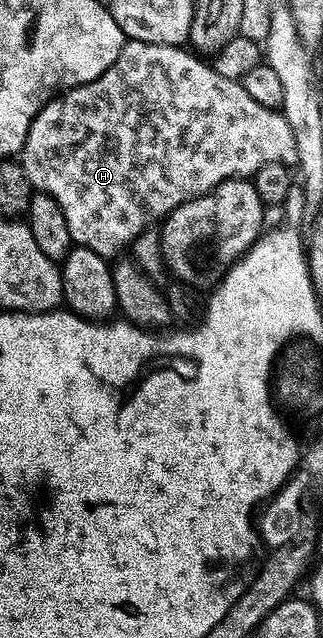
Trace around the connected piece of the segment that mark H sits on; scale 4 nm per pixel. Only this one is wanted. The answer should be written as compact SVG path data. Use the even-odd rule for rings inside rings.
M127 40L117 62L113 62L113 66L109 66L109 70L105 70L101 78L67 89L54 100L50 100L37 114L37 118L33 118L21 153L25 178L29 178L35 192L47 192L57 202L57 206L61 206L61 214L65 214L65 222L69 222L69 234L78 247L93 250L104 258L118 257L122 248L123 251L130 249L132 242L144 230L158 225L174 208L213 191L221 182L254 177L255 172L261 170L261 166L269 166L269 162L298 165L293 130L289 128L289 122L283 117L282 111L261 106L261 102L253 102L253 98L245 94L240 81L221 78L214 66L203 60L206 59L178 44L150 44L140 40Z

